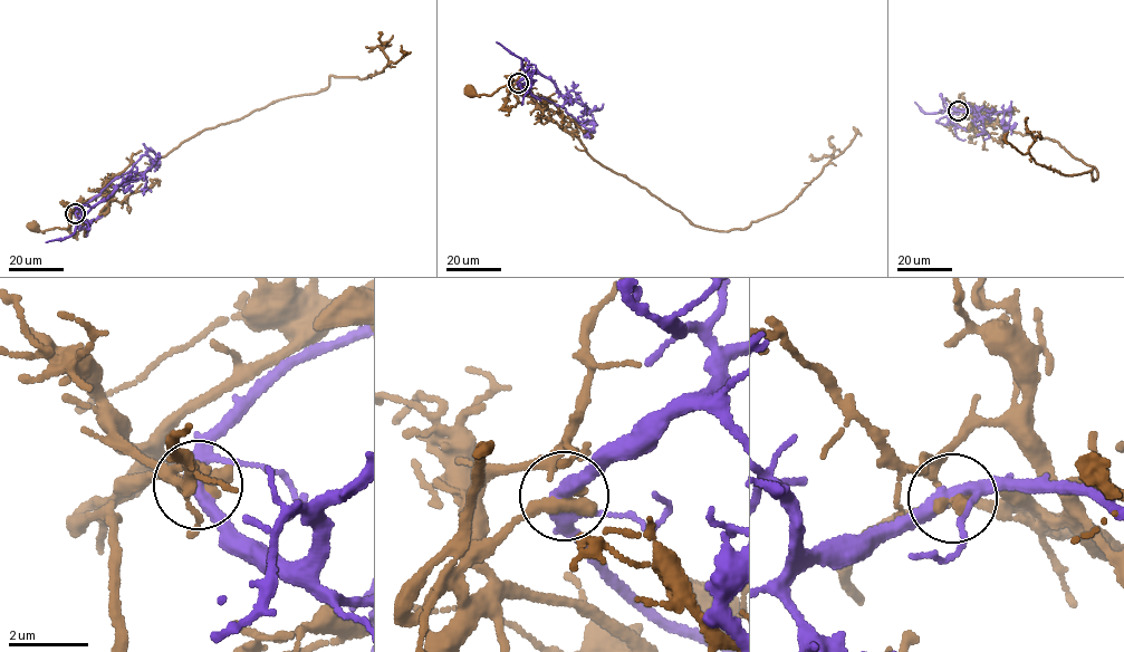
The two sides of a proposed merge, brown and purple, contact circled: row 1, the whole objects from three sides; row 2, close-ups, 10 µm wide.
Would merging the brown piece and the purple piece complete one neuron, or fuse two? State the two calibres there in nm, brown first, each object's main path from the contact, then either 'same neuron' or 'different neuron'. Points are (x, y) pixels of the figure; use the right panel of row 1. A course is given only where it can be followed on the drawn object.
calibres 460 and 280 nm; course brown (959, 109), (962, 109), (952, 114), (951, 117), (967, 118), (969, 107); course purple (959, 109), (1008, 112), (1010, 116), (1007, 124), (1004, 116), (1011, 102); different neuron

